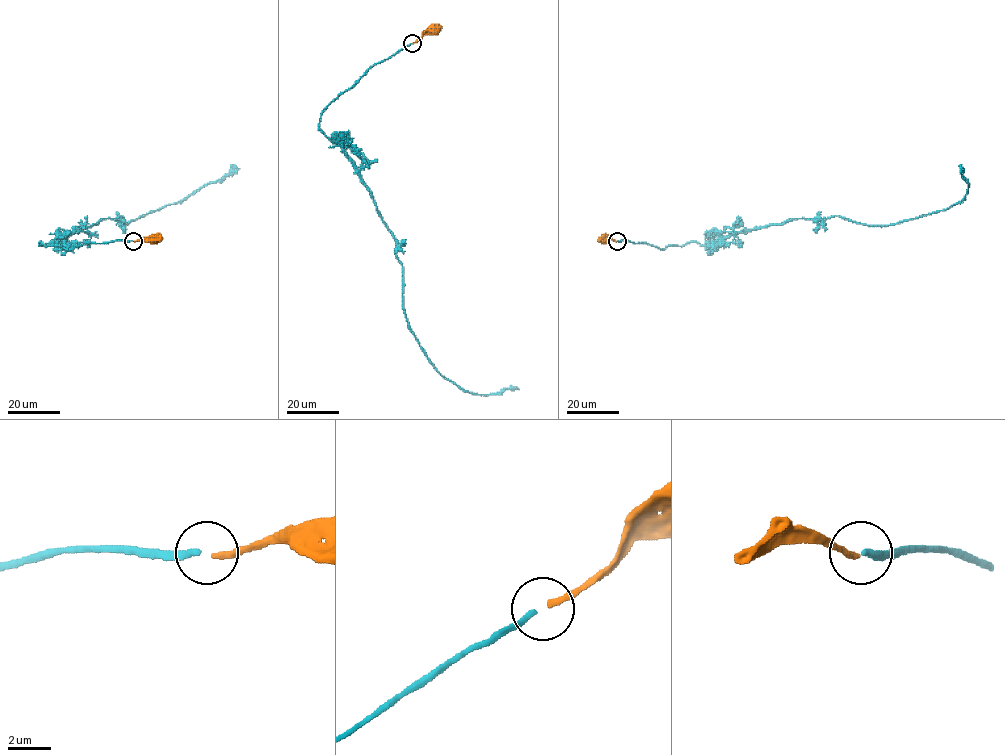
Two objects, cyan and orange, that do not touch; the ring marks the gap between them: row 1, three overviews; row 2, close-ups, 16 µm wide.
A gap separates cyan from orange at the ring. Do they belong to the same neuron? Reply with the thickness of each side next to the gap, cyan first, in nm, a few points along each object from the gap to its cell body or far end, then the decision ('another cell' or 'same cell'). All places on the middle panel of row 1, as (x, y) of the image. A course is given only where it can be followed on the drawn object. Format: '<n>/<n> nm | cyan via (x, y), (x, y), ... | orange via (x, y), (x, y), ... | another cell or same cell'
280/280 nm | cyan via (412, 44), (373, 65), (318, 128), (397, 245), (404, 315), (429, 362), (472, 393), (519, 389) | orange via (413, 43), (433, 31) | same cell

